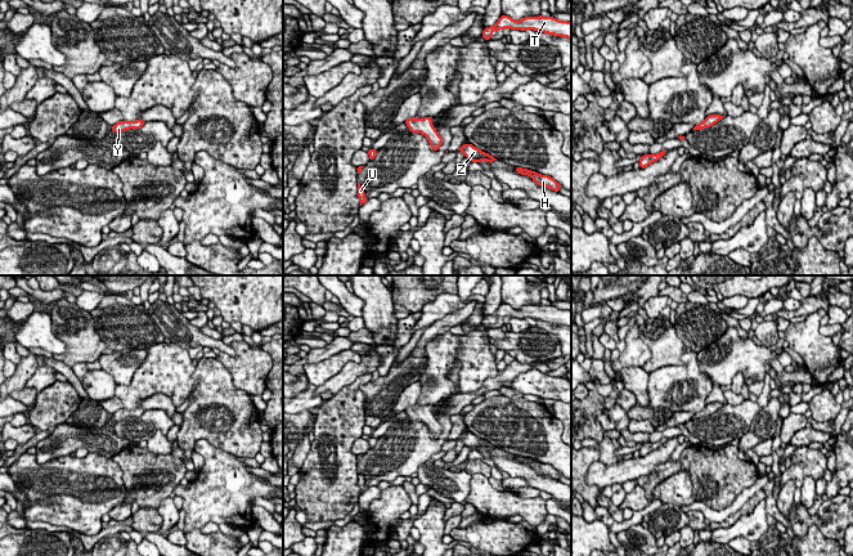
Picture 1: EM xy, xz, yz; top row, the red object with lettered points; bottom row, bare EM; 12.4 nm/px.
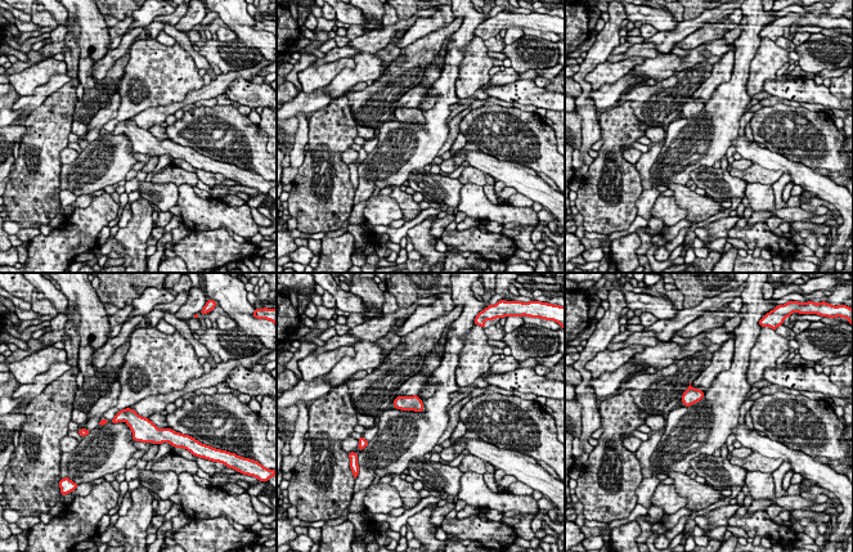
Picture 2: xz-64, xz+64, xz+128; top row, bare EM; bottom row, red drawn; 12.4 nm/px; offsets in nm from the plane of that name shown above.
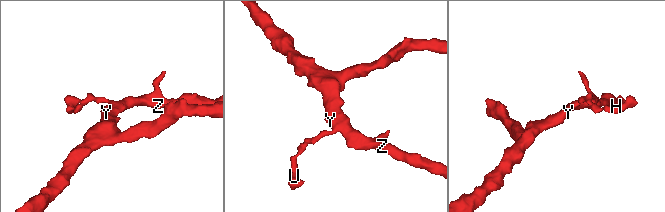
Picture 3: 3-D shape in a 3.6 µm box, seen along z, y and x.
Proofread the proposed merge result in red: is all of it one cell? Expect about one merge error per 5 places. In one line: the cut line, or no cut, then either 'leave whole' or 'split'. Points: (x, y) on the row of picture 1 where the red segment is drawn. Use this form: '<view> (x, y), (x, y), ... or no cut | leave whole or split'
no cut | leave whole

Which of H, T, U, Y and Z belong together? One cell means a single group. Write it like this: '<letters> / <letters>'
H T U Y Z

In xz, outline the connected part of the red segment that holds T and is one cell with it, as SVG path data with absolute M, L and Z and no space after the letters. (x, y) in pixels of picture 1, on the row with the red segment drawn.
M500 15L498 22L491 26L484 28L481 36L488 41L493 36L493 31L498 30L504 30L504 28L511 28L511 30L534 30L534 31L540 31L548 35L556 35L556 36L562 36L571 39L571 22L567 21L558 21L553 17L525 17L521 21L516 22L508 15Z

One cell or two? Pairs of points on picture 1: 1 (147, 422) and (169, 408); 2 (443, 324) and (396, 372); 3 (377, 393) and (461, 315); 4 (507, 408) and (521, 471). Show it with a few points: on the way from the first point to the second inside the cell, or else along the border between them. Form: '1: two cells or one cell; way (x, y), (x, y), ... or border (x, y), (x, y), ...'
1: two cells; border (144, 409), (162, 409), (170, 417)
2: one cell; way (429, 335), (422, 341), (418, 354), (411, 362)
3: one cell; way (400, 375), (417, 358), (422, 341), (438, 328)
4: two cells; border (497, 447), (516, 456)

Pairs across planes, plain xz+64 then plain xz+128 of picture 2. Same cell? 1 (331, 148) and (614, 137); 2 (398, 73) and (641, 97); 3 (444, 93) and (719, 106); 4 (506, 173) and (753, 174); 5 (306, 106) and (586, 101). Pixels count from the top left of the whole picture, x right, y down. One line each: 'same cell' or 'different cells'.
1: same cell
2: same cell
3: same cell
4: different cells
5: different cells

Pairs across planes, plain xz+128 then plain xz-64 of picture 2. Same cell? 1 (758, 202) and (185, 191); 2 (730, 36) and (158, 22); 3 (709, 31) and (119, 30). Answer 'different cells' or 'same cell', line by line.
1: same cell
2: same cell
3: different cells

